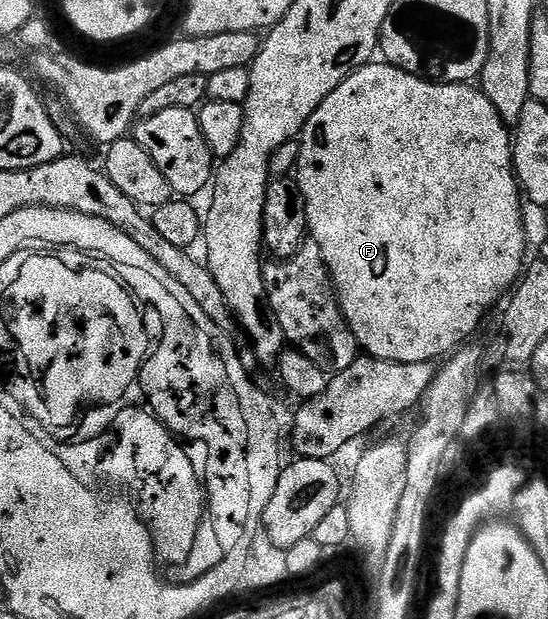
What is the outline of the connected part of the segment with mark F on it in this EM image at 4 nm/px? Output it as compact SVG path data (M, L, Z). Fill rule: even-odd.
M372 61L363 67L359 67L353 75L346 77L346 81L342 81L342 85L338 85L338 89L334 89L334 93L330 93L330 97L326 97L326 101L322 101L322 105L318 105L318 109L314 109L310 121L306 121L303 131L298 136L300 156L296 162L294 180L297 186L300 187L302 197L305 199L306 217L308 218L307 234L318 245L318 249L322 249L322 257L328 266L328 275L332 278L332 285L336 289L336 298L340 300L340 308L344 314L344 319L348 323L348 328L354 333L357 344L363 350L365 347L368 350L365 352L374 359L398 361L399 363L430 363L455 352L467 340L464 338L475 331L476 325L483 319L484 314L500 298L503 300L515 288L526 266L526 258L524 259L526 224L523 215L522 192L519 183L516 181L516 168L512 165L512 140L514 135L509 124L505 123L498 113L498 109L494 109L494 105L490 105L490 97L486 97L483 91L475 86L466 83L438 83L431 79L406 73L400 67L394 67L387 61L376 62Z

